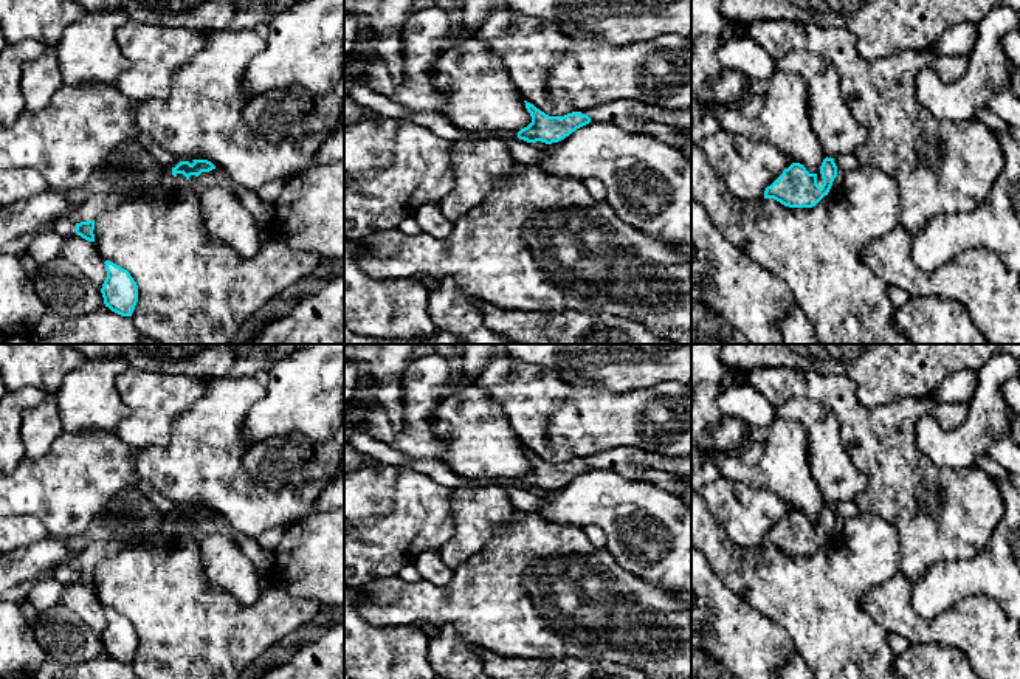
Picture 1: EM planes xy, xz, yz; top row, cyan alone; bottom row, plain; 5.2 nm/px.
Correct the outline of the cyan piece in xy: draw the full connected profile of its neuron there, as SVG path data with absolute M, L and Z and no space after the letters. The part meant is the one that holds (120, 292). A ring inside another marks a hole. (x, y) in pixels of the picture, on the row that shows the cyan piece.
M105 260L107 277L101 293L105 307L121 316L132 316L138 302L138 285L130 273L119 265Z

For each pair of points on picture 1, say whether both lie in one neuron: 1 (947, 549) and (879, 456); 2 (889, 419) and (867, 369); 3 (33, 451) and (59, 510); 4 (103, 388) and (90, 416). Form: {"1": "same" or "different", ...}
{"1": "same", "2": "different", "3": "different", "4": "same"}

